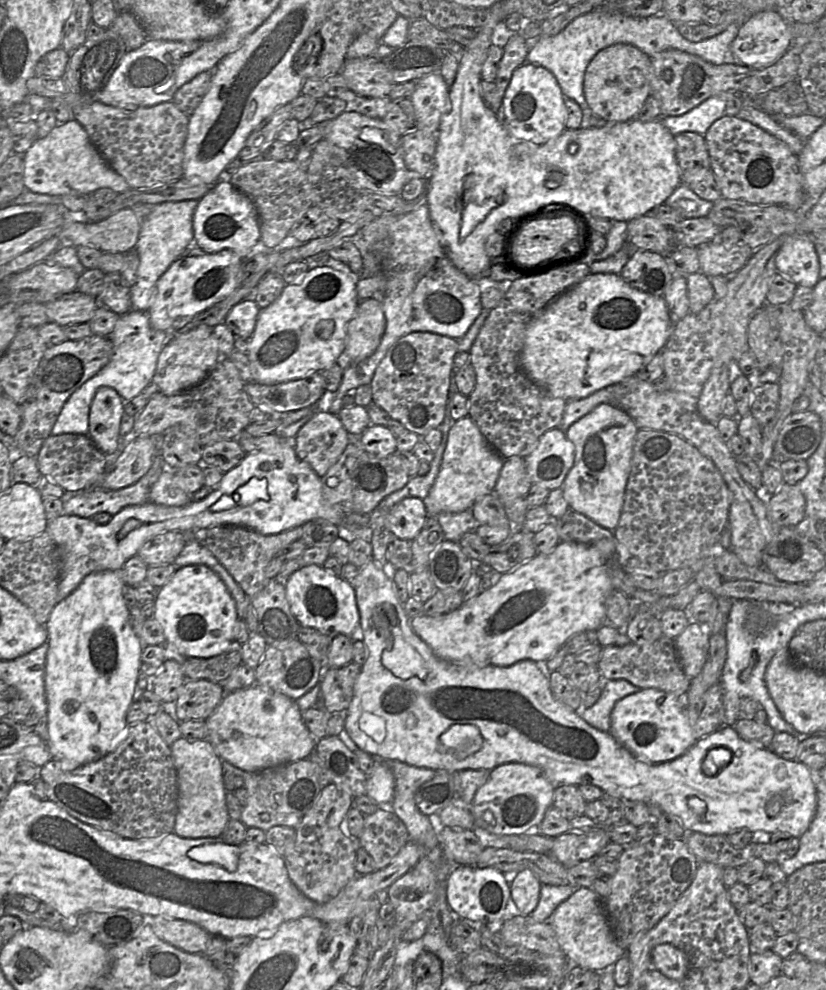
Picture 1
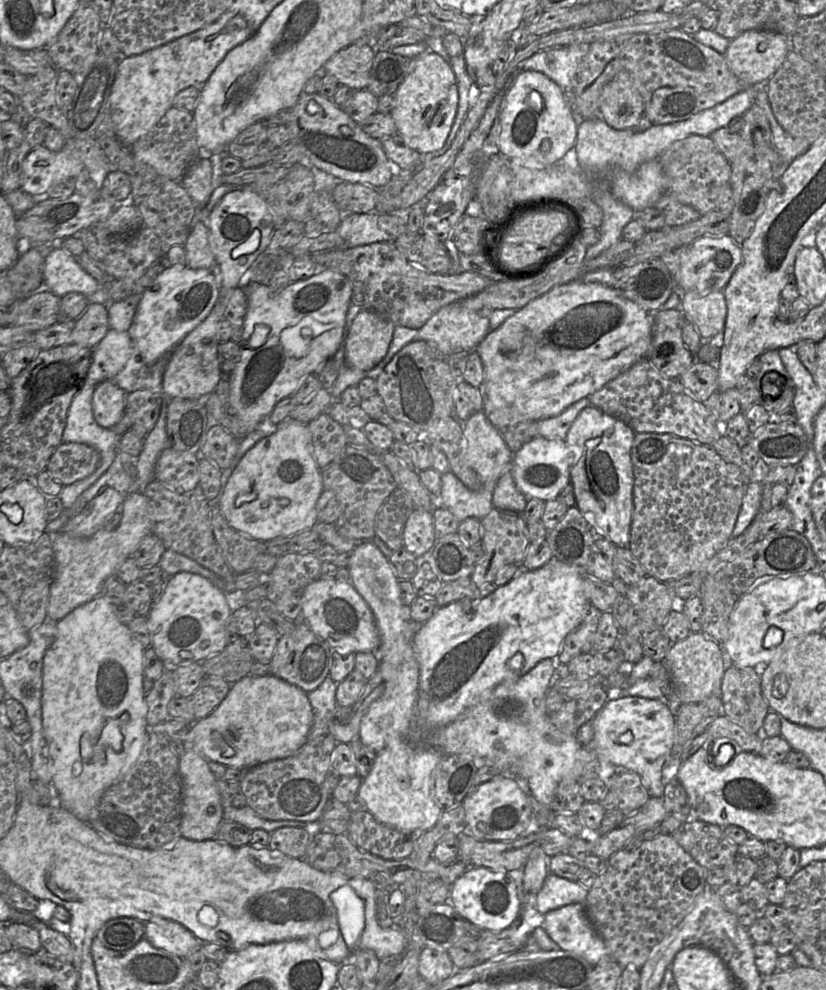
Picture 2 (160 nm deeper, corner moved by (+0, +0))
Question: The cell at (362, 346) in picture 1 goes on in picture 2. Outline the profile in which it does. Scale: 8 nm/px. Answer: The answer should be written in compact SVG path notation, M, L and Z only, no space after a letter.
M362 309L352 321L344 340L344 361L352 369L367 371L386 355L394 325L386 317Z

